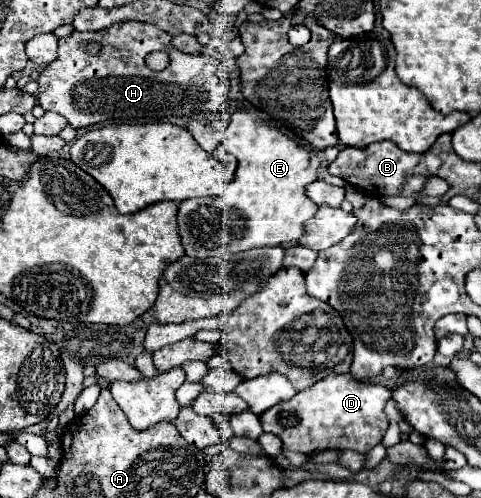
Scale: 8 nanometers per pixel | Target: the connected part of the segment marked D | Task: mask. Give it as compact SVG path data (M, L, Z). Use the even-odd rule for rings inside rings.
M350 374L328 376L310 386L308 390L296 392L288 402L272 406L260 416L264 432L276 434L284 450L314 454L322 450L356 450L366 454L370 448L380 444L388 418L384 404L390 398L390 390L372 382L358 382ZM360 446L360 448L354 448Z

